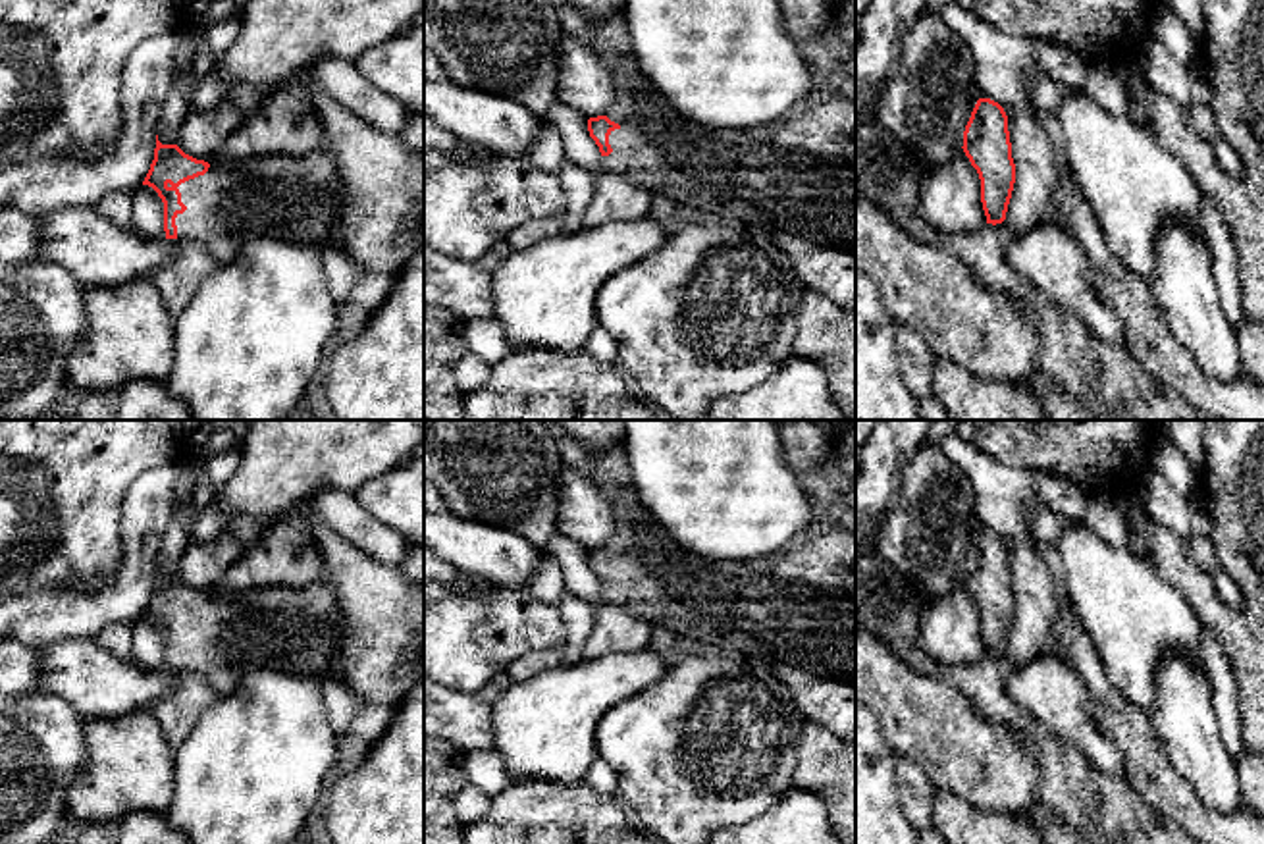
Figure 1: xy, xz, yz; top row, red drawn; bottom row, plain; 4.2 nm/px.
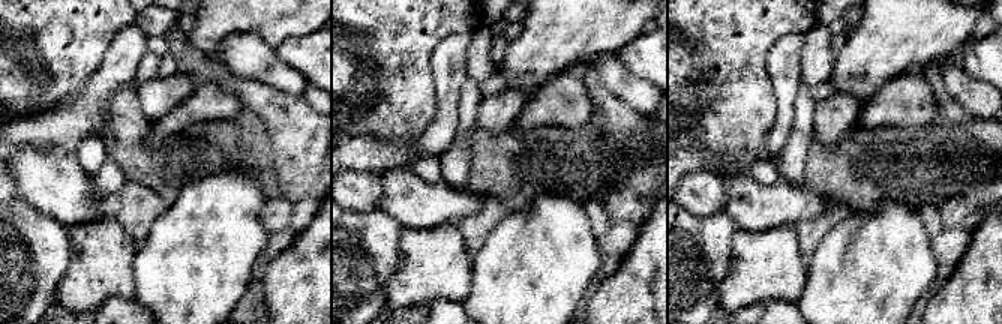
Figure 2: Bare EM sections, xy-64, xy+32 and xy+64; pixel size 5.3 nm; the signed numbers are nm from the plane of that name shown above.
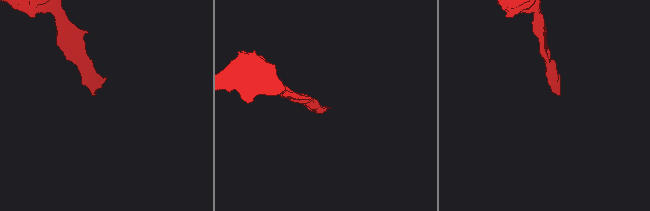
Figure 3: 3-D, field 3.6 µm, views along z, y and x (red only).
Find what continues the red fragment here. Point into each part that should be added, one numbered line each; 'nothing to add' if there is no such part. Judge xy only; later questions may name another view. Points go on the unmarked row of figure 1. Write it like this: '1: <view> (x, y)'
1: xy (301, 631)

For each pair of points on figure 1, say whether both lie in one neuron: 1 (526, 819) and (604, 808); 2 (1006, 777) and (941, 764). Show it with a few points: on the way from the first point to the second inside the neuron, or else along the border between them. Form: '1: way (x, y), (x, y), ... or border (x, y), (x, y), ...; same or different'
1: way (546, 819), (584, 819); same
2: way (991, 765), (956, 764); same

